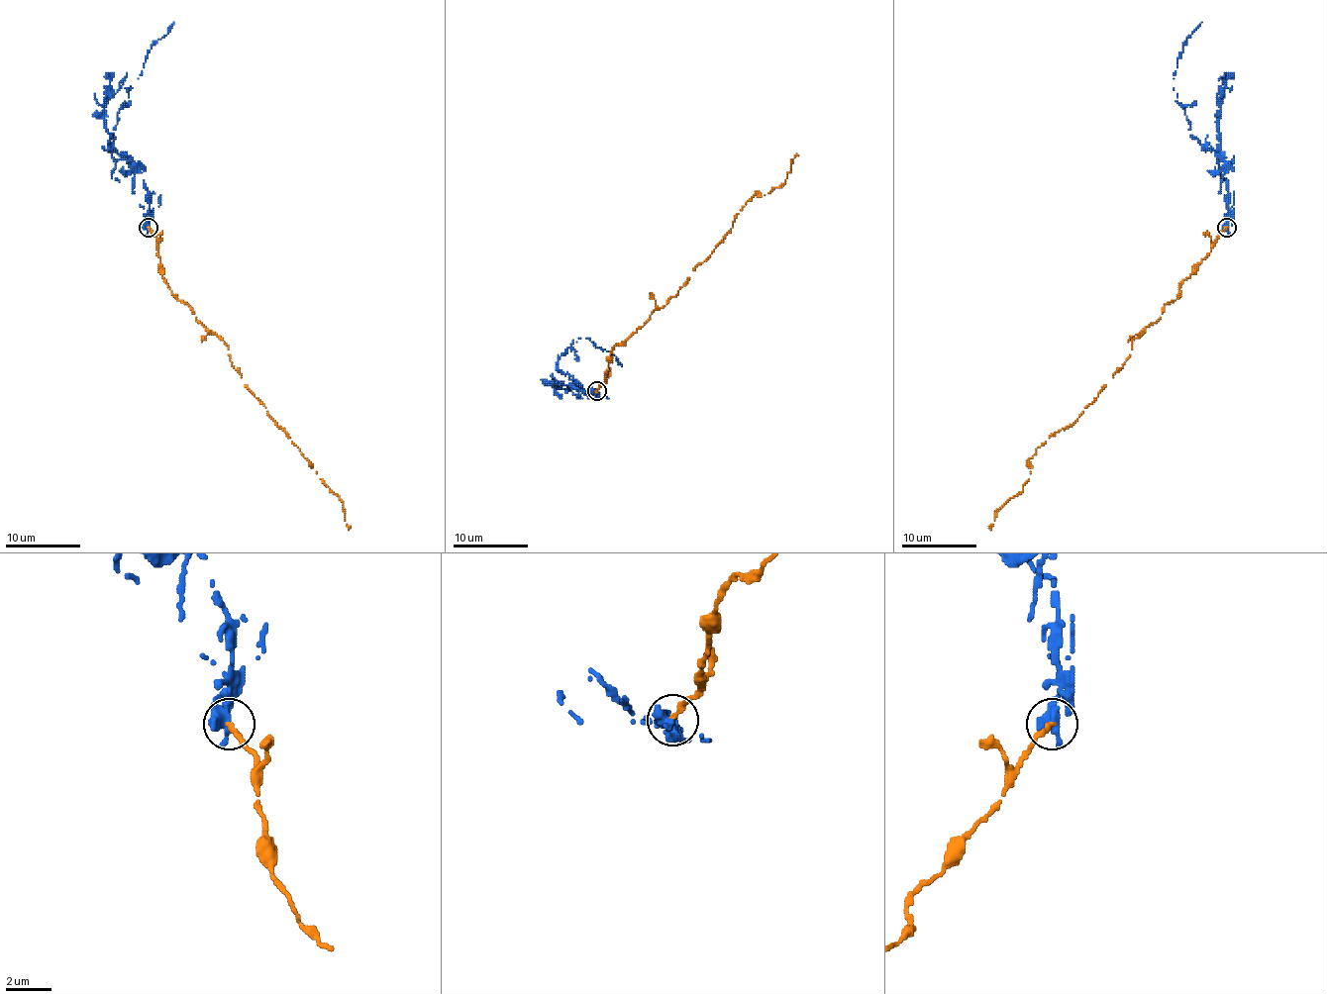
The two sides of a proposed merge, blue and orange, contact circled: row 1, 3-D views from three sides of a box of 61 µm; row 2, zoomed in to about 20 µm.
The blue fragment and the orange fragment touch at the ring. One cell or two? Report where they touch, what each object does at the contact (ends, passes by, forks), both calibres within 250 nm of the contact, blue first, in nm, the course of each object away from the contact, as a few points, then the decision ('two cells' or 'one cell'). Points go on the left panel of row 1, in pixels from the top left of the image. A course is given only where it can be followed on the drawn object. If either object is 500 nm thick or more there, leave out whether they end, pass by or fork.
place (149, 228); blue passes by; orange ends; calibres 400 and 280 nm; course blue (149, 227), (146, 220), (149, 216), (149, 191), (142, 172), (108, 141), (153, 45), (164, 37), (173, 22); course orange (149, 227), (156, 239), (162, 277), (196, 319), (224, 342), (234, 368), (343, 503), (349, 530); two cells

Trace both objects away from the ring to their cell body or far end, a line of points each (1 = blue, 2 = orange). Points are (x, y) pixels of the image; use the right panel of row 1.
1: (1226, 227), (1226, 164), (1214, 151), (1197, 141), (1176, 101), (1173, 74), (1182, 45), (1201, 22)
2: (1226, 227), (1178, 296), (1132, 342), (1122, 368), (1071, 425), (1036, 448), (1023, 490), (996, 513), (990, 530)

